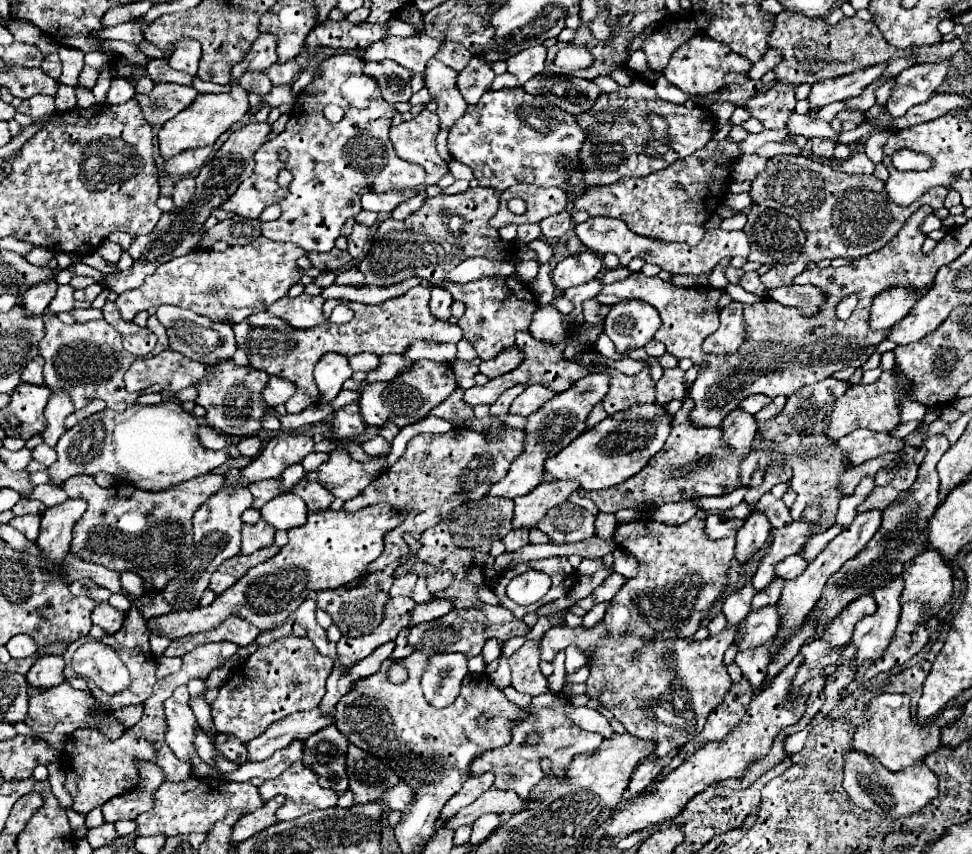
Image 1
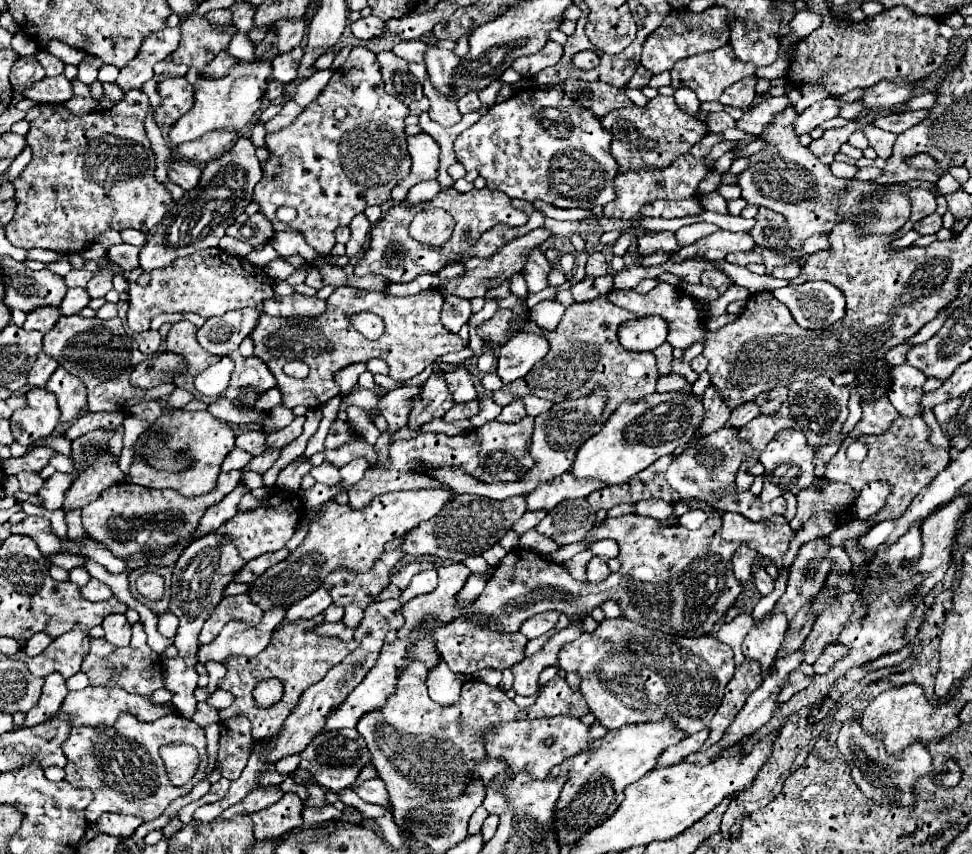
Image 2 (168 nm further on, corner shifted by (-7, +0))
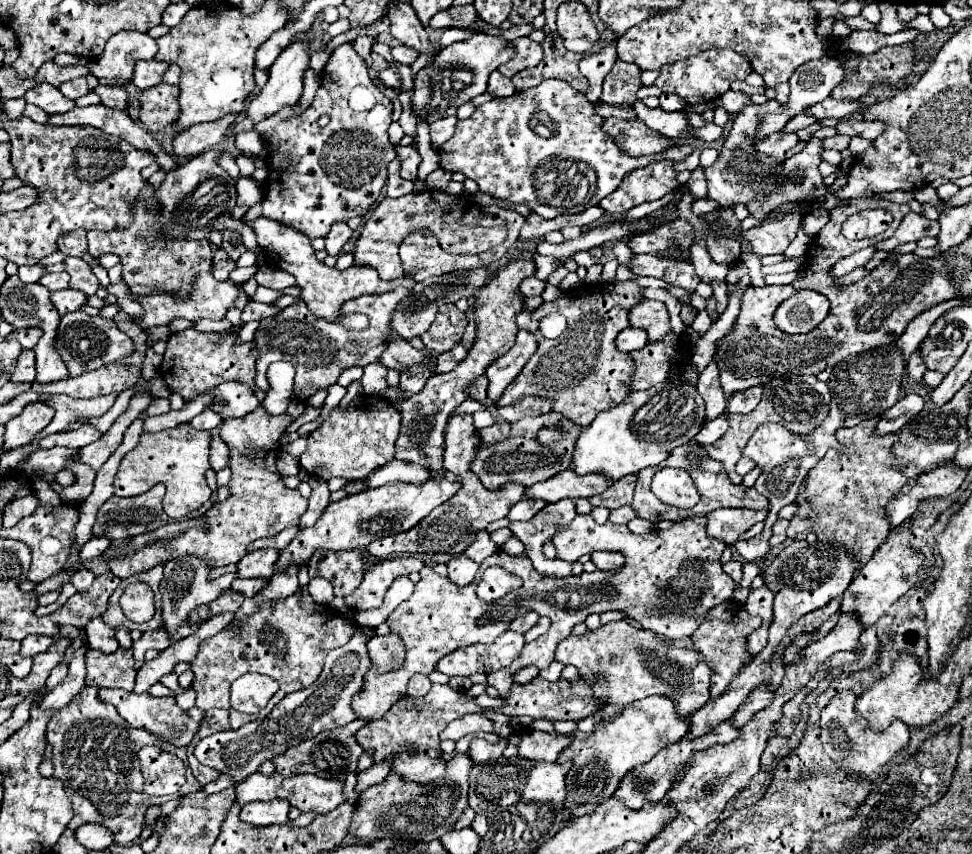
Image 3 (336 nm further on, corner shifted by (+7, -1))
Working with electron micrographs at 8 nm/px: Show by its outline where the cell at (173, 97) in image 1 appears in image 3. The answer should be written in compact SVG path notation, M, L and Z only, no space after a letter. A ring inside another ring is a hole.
M159 83L141 93L139 97L139 121L149 131L161 131L179 117L179 87Z

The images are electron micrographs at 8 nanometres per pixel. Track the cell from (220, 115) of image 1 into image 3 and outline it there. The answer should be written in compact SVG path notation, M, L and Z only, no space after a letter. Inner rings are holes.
M219 1L193 7L177 27L159 37L155 59L181 67L181 113L171 125L173 133L181 133L197 123L217 121L229 113L241 113L245 99L255 89L255 53L275 31L285 27L287 19L289 13L285 13L279 1L265 1L253 15L243 15L239 7Z

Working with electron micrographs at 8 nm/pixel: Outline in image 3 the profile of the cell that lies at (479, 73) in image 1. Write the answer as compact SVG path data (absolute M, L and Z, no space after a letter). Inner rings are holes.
M451 115L451 117L443 117L435 123L431 123L431 145L433 145L433 149L439 149L453 135L457 121L459 119L455 115Z

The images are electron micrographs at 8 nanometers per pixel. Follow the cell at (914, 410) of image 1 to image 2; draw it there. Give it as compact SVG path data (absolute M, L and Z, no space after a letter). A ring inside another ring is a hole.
M903 364L891 368L891 378L893 378L893 386L889 392L889 400L895 406L895 410L907 418L919 416L919 404L923 396L921 386L927 380L925 374L909 364Z

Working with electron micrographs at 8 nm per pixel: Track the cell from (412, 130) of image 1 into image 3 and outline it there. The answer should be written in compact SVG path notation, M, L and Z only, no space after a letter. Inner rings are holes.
M395 157L391 163L389 163L389 179L387 179L387 185L385 185L385 191L389 197L401 197L401 195L407 195L409 191L413 191L413 181L405 181L401 175L399 175L399 169L401 169L401 159Z

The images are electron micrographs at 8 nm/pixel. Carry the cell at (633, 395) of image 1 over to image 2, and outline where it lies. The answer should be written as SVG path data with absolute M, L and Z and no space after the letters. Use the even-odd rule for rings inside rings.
M599 296L589 302L571 304L553 332L547 332L539 328L535 322L527 320L523 330L547 336L551 350L543 360L539 360L529 370L525 378L515 380L513 384L505 384L501 390L493 392L493 402L505 406L529 394L551 402L563 402L563 400L583 398L591 394L595 388L605 388L607 406L603 410L603 420L607 420L621 402L639 400L653 394L655 380L659 380L653 352L629 352L619 344L617 338L619 326L633 318L637 316L615 306L611 300L607 300L607 296Z

